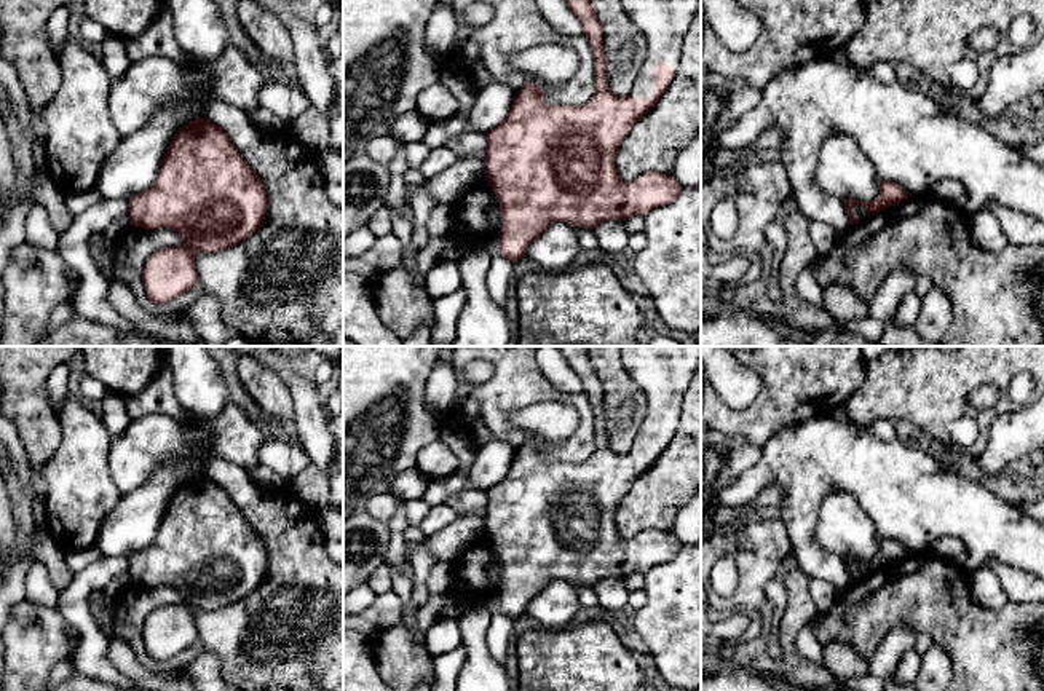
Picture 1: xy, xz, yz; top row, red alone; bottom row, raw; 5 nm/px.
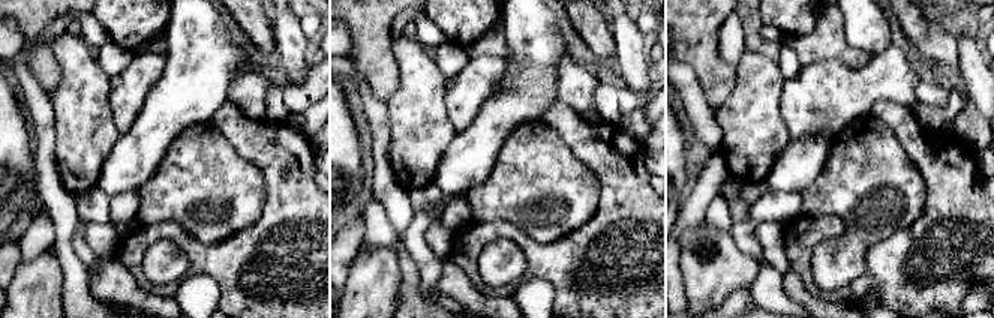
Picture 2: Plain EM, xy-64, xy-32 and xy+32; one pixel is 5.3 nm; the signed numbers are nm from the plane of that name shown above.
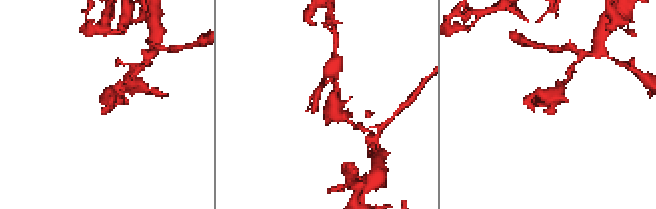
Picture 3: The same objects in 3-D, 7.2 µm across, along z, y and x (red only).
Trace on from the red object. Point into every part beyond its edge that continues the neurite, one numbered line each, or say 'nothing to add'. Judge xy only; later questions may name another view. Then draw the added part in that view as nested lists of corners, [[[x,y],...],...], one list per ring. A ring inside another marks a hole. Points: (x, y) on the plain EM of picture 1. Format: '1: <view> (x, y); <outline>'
nothing to add

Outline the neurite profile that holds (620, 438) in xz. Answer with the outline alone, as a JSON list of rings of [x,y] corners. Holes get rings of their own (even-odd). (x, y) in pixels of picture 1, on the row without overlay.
[[[608,424],[607,436],[608,436],[608,445],[615,453],[627,453],[632,447],[632,442],[637,434],[637,424],[629,426],[616,426]]]

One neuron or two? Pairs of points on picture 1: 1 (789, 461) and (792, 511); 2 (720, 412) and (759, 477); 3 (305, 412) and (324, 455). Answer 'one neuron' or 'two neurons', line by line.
1: one neuron
2: two neurons
3: one neuron

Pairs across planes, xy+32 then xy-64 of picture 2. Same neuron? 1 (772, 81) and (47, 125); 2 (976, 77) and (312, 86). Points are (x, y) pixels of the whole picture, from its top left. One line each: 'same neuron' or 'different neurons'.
1: different neurons
2: different neurons

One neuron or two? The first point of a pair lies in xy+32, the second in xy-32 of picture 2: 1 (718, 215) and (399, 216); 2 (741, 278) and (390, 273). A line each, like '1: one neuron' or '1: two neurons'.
1: two neurons
2: one neuron

